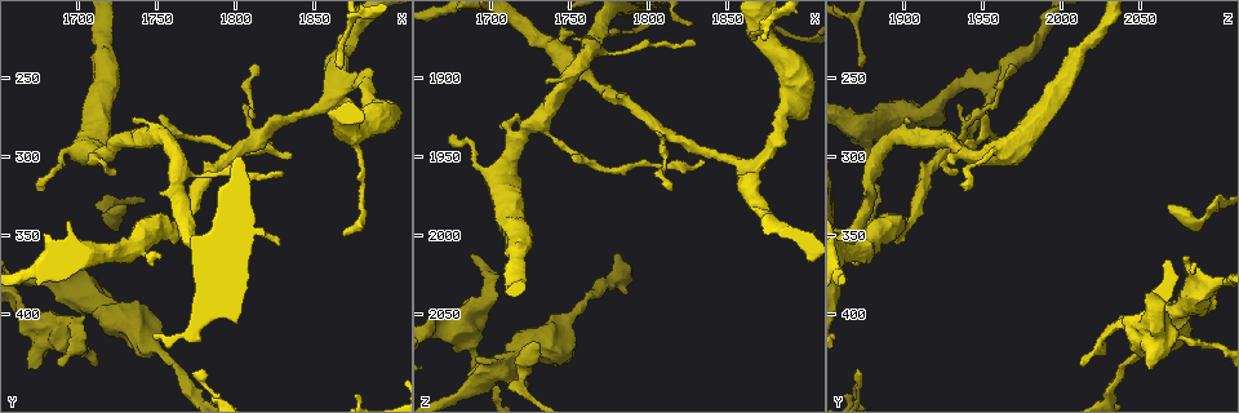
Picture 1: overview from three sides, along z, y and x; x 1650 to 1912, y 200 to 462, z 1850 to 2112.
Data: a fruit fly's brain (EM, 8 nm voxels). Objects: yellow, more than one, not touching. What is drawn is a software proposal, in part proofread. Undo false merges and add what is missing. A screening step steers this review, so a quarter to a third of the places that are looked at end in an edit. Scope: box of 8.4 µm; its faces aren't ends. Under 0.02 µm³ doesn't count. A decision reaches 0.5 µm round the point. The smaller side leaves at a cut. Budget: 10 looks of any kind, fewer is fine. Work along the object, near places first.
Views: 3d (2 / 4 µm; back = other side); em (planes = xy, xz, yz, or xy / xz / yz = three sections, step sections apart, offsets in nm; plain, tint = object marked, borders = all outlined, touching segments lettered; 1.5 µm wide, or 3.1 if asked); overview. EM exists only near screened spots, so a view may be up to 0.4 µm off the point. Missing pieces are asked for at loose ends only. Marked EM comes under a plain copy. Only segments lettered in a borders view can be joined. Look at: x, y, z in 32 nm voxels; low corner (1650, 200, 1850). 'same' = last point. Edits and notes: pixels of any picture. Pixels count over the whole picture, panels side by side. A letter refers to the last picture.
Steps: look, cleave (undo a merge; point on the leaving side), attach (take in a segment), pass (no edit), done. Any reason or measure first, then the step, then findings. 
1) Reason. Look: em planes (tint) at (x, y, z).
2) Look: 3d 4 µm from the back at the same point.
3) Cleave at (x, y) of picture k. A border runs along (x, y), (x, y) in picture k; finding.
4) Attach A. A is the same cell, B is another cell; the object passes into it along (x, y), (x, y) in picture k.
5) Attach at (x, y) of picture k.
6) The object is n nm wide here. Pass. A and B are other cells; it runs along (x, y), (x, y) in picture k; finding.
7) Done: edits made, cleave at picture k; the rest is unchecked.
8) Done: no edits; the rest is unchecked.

An open end. Look: em planes (tint) at (1676, 322, 1938).

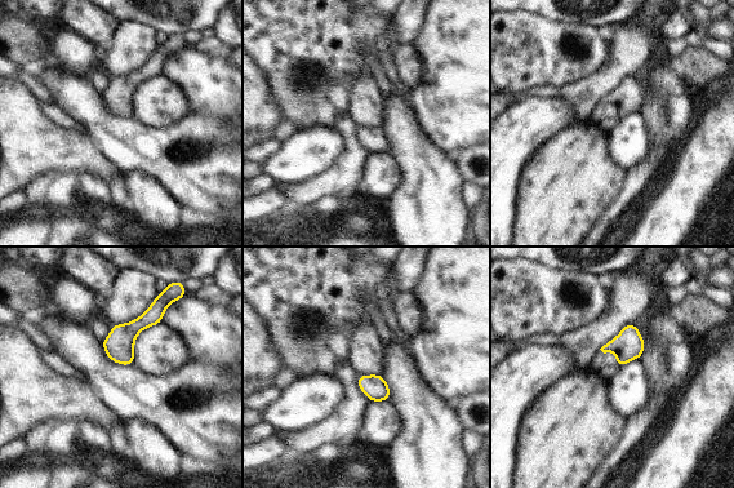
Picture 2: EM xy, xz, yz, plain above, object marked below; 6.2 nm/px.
What lies round it. Look: em planes (borders) at the same point.

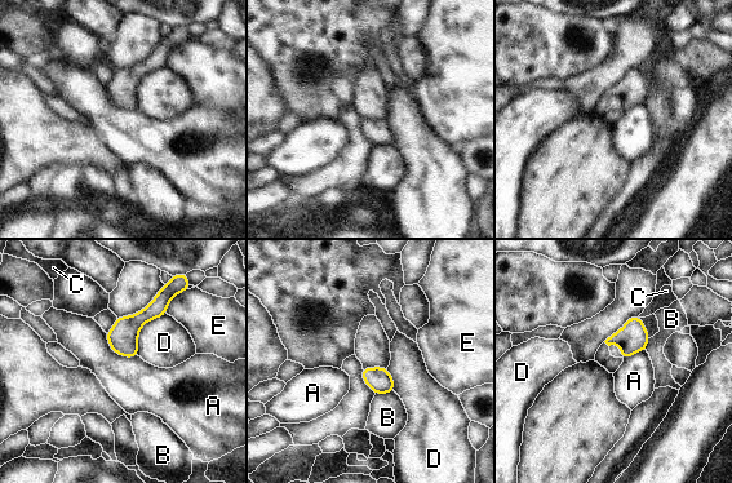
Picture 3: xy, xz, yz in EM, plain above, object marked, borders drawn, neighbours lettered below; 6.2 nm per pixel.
Pass. A, B, C, D and E are other cells; a border runs along (105, 333), (114, 351), (137, 357) in picture 3; none of them fits.

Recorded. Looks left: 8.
Branch stops here. Look: em xy step 4 (borders) at (1690, 432, 2012).

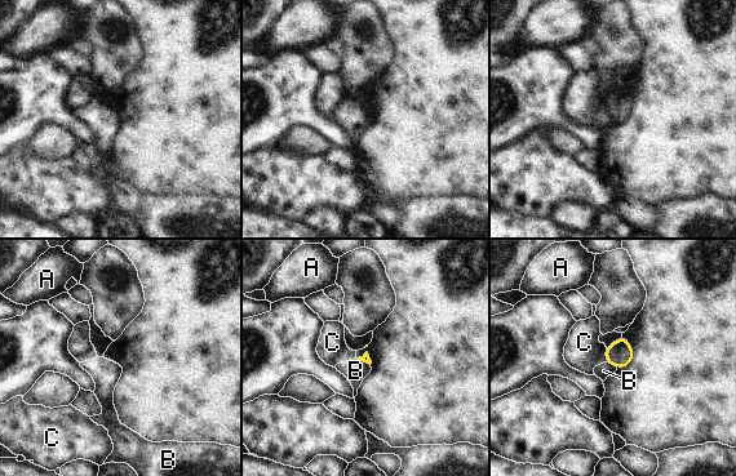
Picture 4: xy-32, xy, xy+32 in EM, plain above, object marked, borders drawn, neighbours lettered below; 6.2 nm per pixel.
Look: em planes (borders) at the same point.

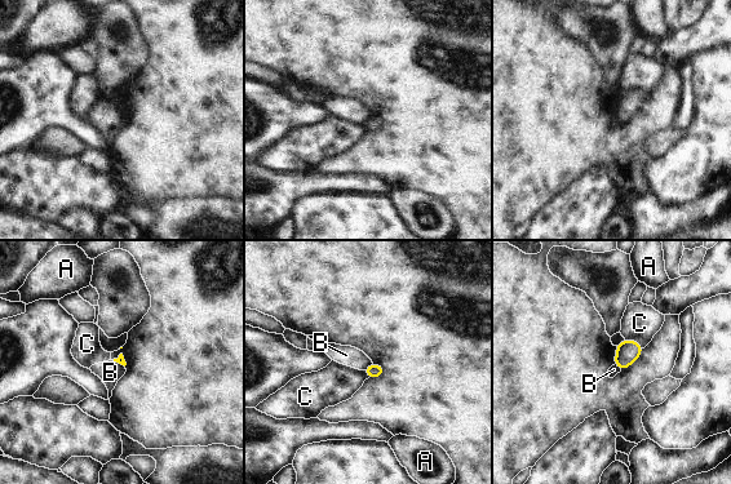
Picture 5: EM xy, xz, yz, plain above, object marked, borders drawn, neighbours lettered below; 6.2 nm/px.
Pass. A, B and C are other cells; a border runs along (372, 363), (363, 369) in picture 5; no lettered segment goes on from it.

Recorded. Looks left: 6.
Calibre changes. Look: em planes (borders) at (1762, 432, 2038).

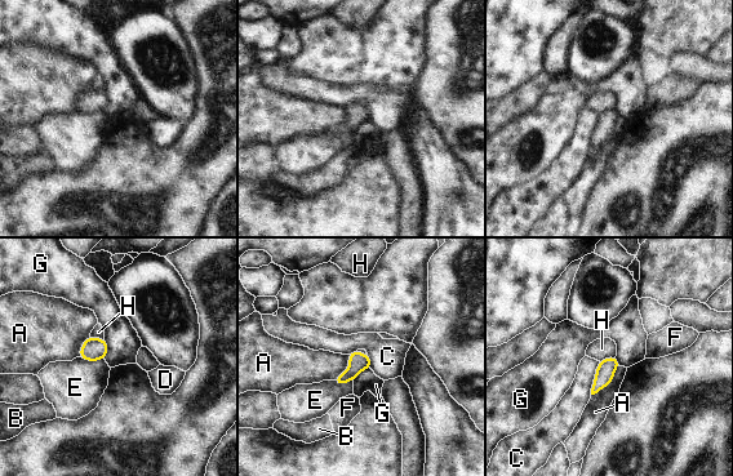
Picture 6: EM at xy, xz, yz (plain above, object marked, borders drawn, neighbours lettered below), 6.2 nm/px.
The longest contact is with A, 260 nm. Pass. A, B, C, D, E, F, G and H are other cells; a border runs along (614, 355), (599, 361) in picture 6; continuous, no second cell.

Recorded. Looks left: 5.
Sudden change in width. Look: 3d 2 µm at (1720, 342, 2088).

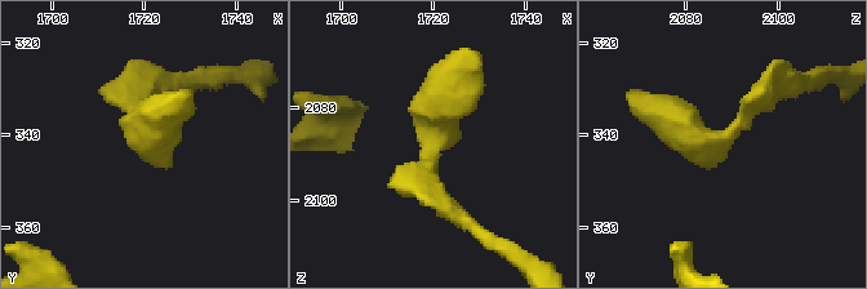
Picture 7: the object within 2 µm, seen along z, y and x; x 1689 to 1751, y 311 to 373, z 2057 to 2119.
Look: em yz step 4 (tint) at (1720, 341, 2088).

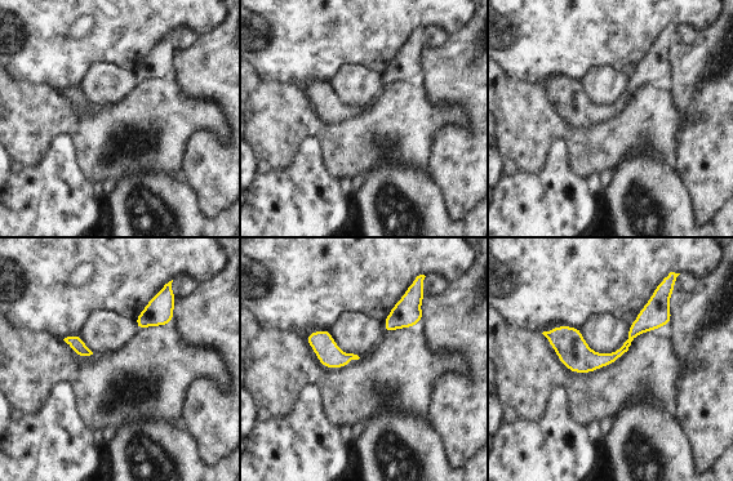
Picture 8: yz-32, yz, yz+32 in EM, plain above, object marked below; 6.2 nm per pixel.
Look: em planes (borders) at the same point.

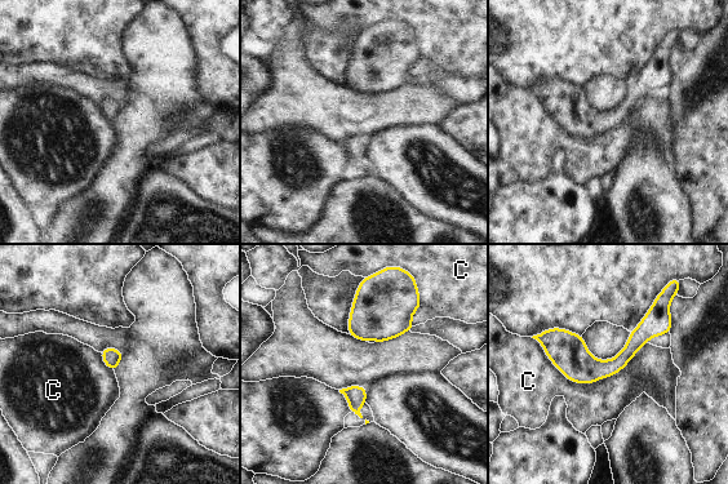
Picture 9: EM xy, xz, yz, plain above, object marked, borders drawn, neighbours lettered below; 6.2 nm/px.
Pass. C is another cell; it runs along (667, 316), (611, 367), (541, 338) in picture 9; continuous, no second cell.

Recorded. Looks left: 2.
Done: no edits; the rest is unchecked.

